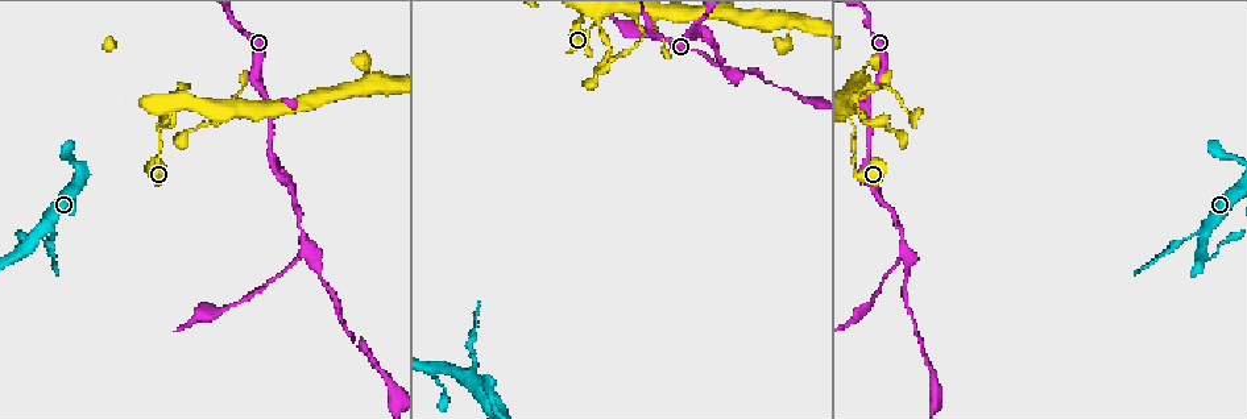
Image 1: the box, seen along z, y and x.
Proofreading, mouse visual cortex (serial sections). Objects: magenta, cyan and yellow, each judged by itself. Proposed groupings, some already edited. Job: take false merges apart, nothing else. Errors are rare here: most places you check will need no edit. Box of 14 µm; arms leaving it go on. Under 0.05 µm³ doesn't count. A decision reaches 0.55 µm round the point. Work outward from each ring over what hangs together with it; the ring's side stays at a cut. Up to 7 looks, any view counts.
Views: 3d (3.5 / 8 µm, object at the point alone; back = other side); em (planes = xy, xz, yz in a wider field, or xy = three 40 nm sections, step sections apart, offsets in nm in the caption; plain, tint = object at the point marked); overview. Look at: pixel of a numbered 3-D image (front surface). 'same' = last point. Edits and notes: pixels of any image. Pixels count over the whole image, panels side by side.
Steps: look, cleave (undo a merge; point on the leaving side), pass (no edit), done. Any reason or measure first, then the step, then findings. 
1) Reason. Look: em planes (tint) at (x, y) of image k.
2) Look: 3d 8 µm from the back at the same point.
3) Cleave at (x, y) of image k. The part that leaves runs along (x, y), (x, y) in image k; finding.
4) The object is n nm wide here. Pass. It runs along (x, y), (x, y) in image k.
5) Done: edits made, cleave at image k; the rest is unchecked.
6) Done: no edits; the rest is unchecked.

Three-way junction. Look: 3d 3.5 µm at (271, 99) of image 1.

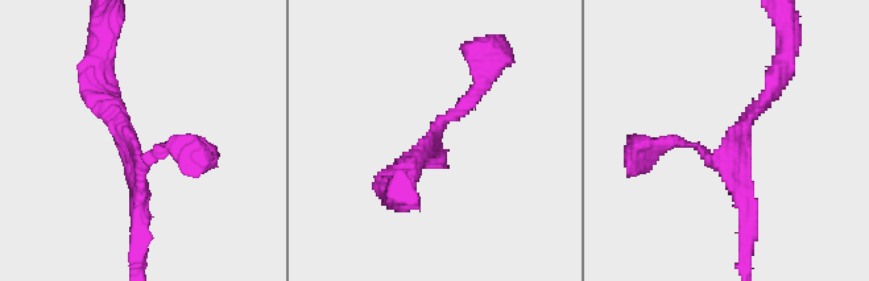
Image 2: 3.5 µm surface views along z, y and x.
Now the EM. Look: em xy step 3 (tint) at (428, 152) of image 2.

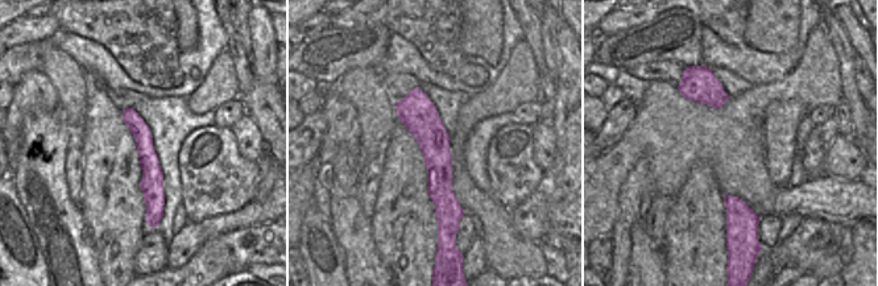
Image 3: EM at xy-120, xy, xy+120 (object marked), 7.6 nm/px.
The object is 260 nm wide here. Pass. It runs along (94, 78), (135, 148), (139, 236) in image 2; all the same cell.

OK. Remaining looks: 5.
Side arm on a straight run. Look: 3d 3.5 µm at (307, 251) of image 1.

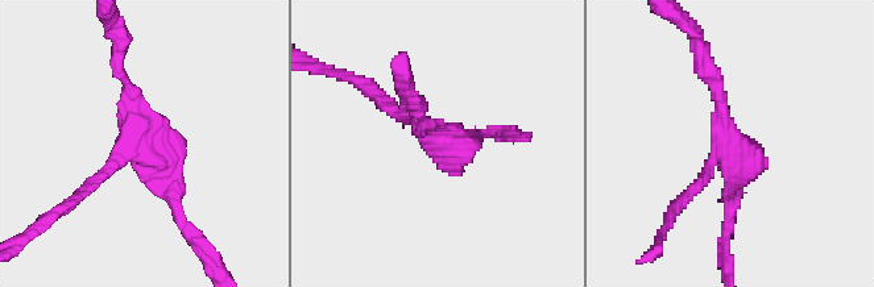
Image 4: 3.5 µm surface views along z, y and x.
3 arms meet here; the arms are 150, 200, 250 nm wide. Look: em xy step 5 (tint) at (142, 139) of image 4.

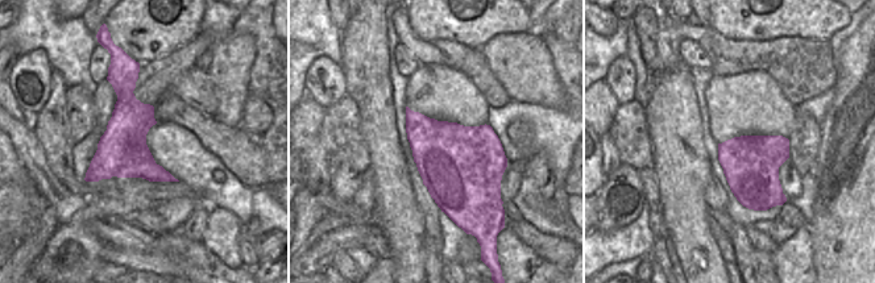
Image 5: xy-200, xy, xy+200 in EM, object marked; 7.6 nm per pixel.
Look: em xy step 3 (tint) at the same point.

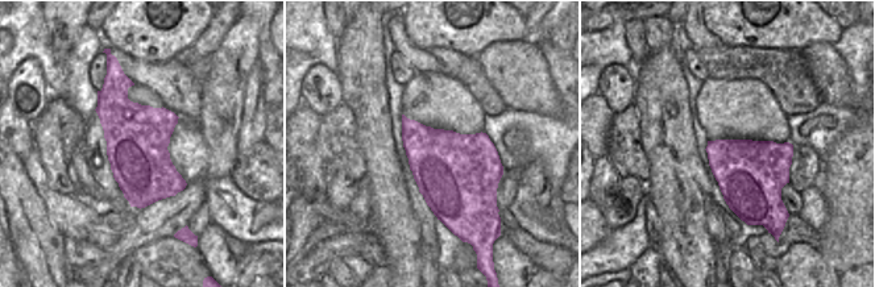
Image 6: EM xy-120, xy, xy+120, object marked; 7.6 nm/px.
The object is 600 nm wide here. Cleave at (90, 187) of image 4. The part that leaves runs along (119, 159), (30, 233) in image 4; two cells meet here.

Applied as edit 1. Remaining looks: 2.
Two arms in line, one across. Look: 3d 3.5 µm from the back at (1203, 257) of image 1.

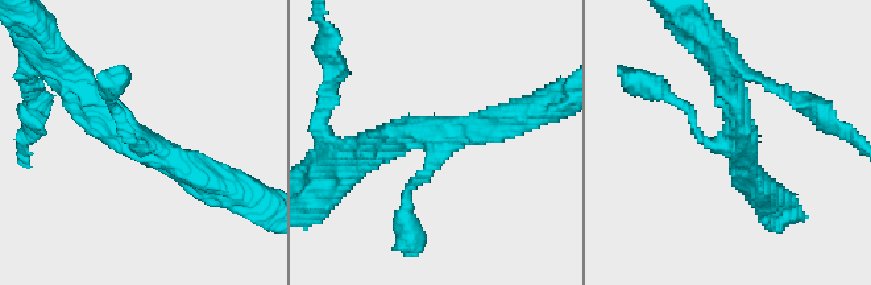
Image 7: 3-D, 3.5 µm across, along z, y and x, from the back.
3 arms meet here; the arms are 150, 350, 350 nm wide. Look: em xy step 5 (tint) at (431, 143) of image 7.

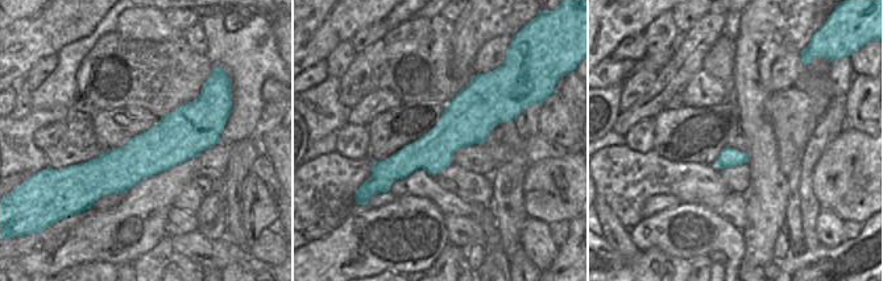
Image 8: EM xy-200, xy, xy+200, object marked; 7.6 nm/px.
Pass. It runs along (481, 89), (385, 185) in image 8; continuous, no second cell.

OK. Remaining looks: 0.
Done: edits made, cleave at image 4; the rest is unchecked.

